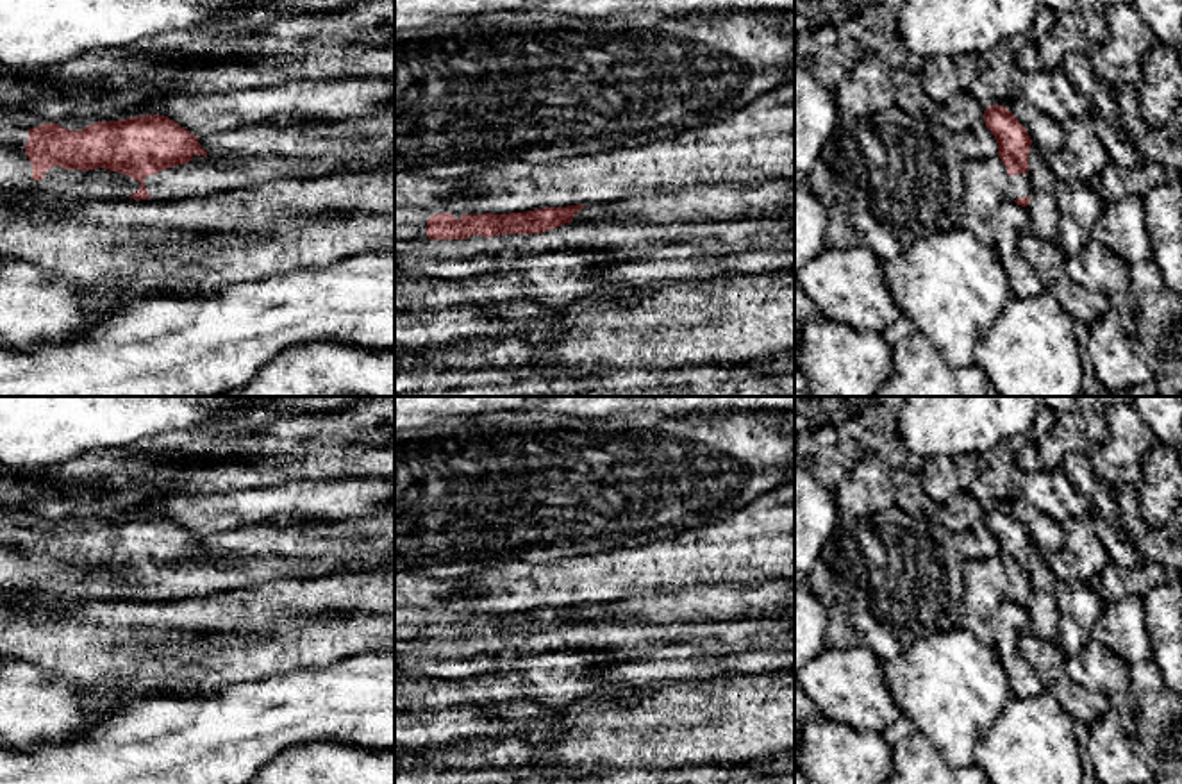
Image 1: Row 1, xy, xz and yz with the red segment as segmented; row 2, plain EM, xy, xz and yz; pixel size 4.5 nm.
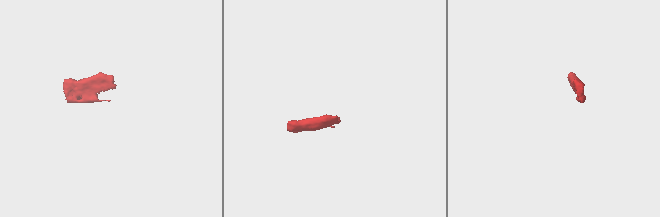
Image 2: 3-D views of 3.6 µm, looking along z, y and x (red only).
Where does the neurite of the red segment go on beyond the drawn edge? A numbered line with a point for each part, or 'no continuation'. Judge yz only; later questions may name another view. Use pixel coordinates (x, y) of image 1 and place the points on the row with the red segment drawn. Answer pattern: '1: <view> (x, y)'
1: yz (1018, 184)

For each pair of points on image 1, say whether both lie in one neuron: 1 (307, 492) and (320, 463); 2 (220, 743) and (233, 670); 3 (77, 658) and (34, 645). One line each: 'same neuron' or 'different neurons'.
1: different neurons
2: different neurons
3: same neuron

